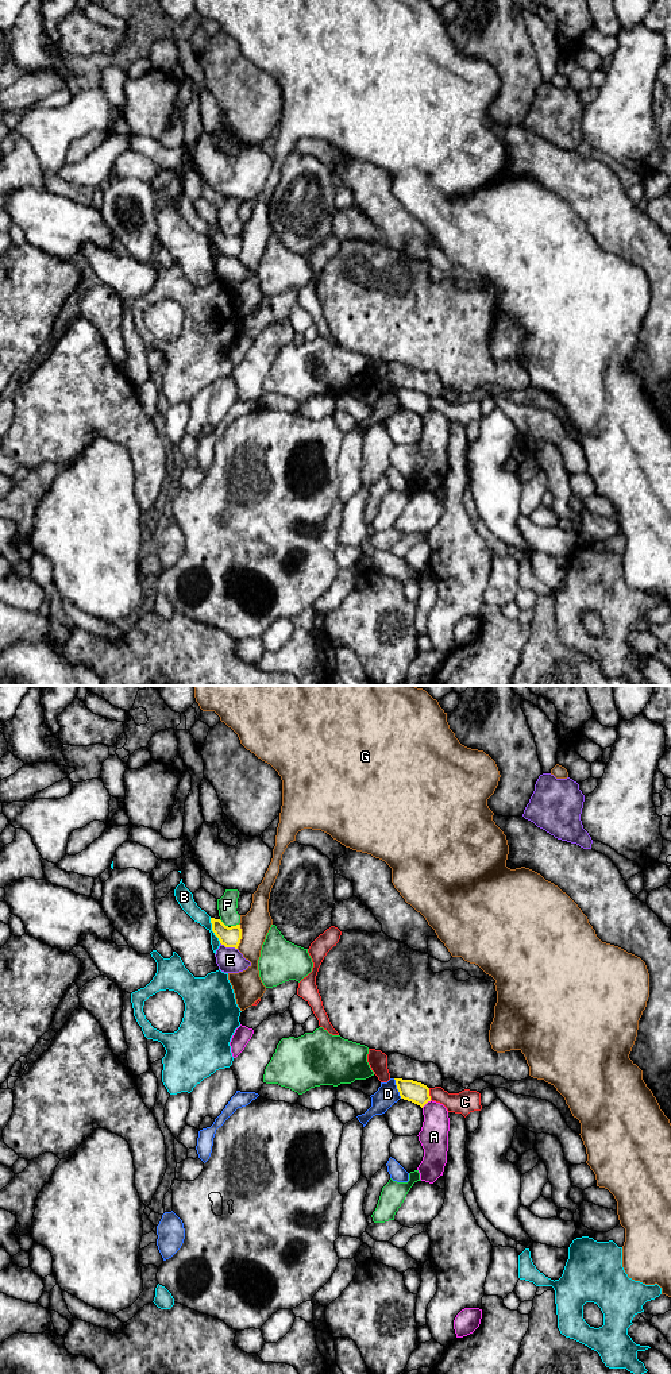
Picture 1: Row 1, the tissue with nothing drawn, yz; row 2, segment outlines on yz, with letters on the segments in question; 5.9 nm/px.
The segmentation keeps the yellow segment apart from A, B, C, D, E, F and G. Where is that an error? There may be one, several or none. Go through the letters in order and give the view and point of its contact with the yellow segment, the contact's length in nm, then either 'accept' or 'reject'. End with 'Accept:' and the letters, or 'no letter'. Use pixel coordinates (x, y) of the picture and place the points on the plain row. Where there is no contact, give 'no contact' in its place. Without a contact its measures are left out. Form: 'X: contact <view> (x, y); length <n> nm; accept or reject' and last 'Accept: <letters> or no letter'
A: contact yz (425, 412); length 80 nm; reject
B: contact yz (212, 239); length 170 nm; reject
C: contact yz (428, 402); length 70 nm; reject
D: contact yz (397, 397); length 130 nm; reject
E: contact yz (228, 255); length 110 nm; reject
F: contact yz (222, 231); length 70 nm; reject
G: contact yz (240, 244); length 150 nm; reject
Accept: no letter

